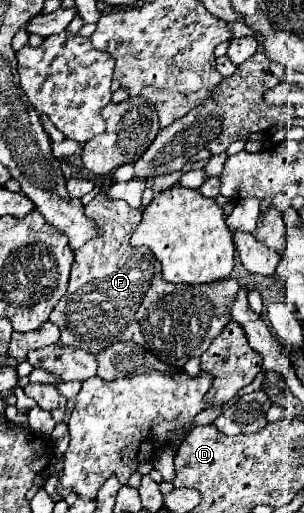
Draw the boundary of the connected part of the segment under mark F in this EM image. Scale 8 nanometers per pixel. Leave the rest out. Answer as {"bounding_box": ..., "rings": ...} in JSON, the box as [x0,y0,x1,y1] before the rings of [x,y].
{"bounding_box":[49,193,237,367],"rings":[[[99,193],[87,207],[85,215],[93,217],[101,229],[101,237],[85,243],[75,251],[75,263],[71,269],[71,279],[67,293],[53,309],[49,321],[61,329],[61,345],[81,347],[93,355],[117,341],[135,341],[157,359],[167,365],[183,367],[191,357],[201,357],[211,341],[221,333],[221,329],[231,321],[229,305],[237,295],[237,279],[227,279],[225,283],[207,283],[201,287],[193,285],[173,285],[161,279],[161,263],[147,247],[133,247],[129,243],[131,223],[141,221],[141,209],[129,207],[125,201],[111,201],[107,193]]]}

